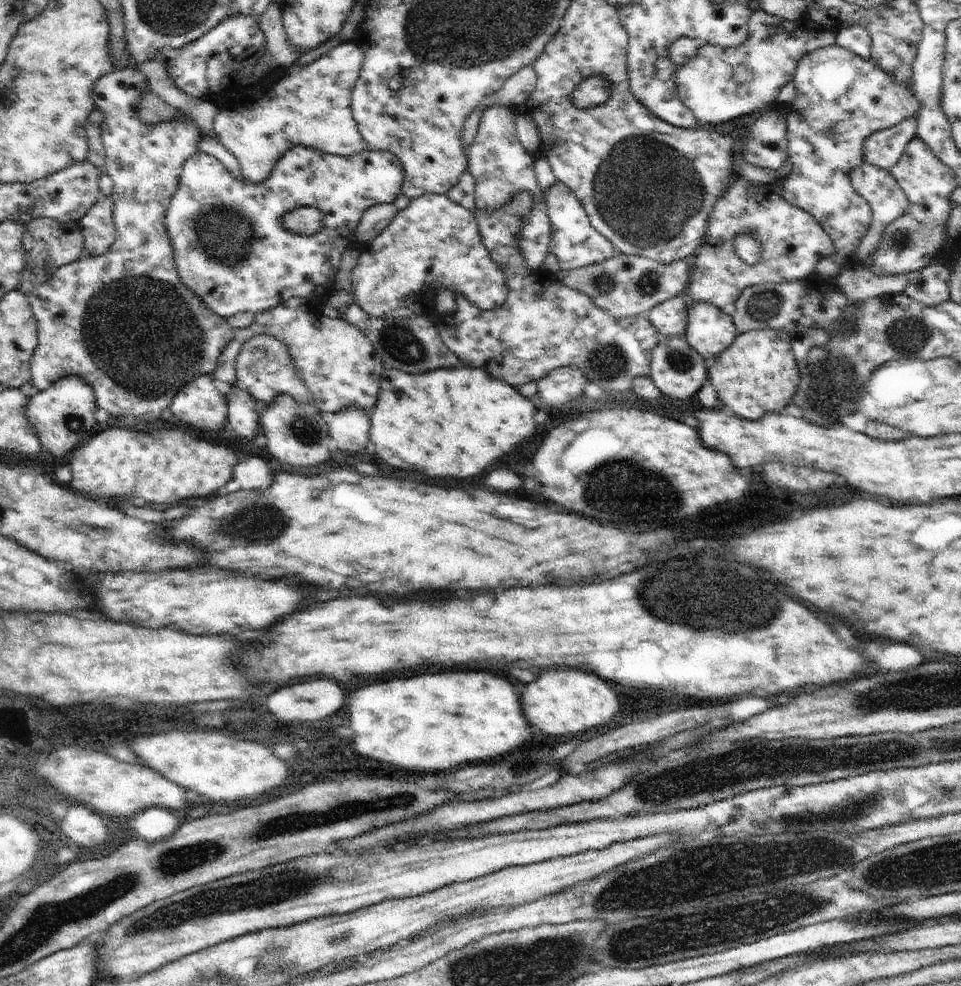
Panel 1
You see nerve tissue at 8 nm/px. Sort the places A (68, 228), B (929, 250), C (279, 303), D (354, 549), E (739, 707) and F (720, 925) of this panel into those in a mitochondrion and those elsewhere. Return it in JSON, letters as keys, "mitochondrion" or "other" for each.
{"A":"other","B":"other","C":"other","D":"other","E":"other","F":"mitochondrion"}

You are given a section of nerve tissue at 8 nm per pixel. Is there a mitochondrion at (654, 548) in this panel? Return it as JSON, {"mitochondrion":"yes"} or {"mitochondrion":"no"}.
{"mitochondrion":"no"}

